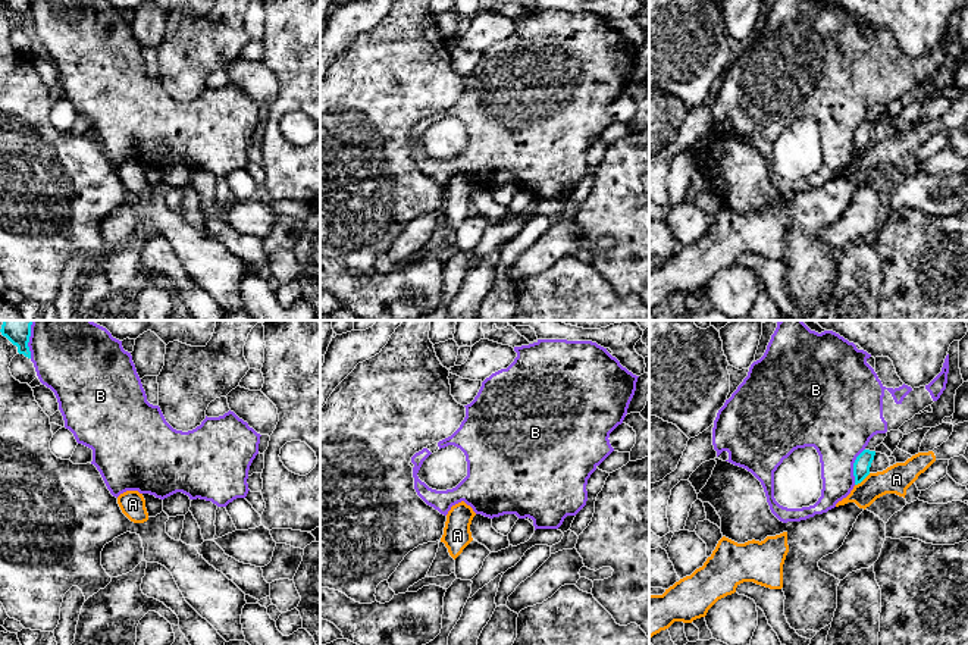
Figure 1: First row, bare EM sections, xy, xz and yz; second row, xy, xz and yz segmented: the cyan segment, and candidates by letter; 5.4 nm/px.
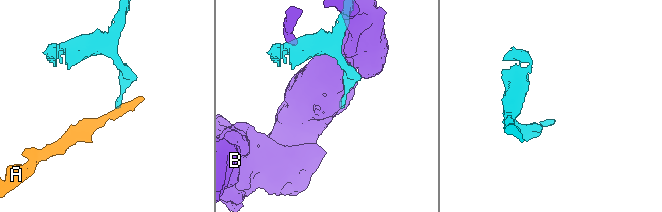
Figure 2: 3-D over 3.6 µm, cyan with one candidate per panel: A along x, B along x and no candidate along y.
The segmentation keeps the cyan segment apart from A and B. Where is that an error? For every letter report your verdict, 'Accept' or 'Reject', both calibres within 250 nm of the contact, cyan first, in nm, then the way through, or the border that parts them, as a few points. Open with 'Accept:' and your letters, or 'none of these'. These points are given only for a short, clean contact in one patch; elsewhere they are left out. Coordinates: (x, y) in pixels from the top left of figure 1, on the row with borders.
Accept: none of these
A: Reject. Thickness 100 nm (cyan) against 160 nm. Boundary: yz (870, 473), (855, 485)
B: Reject. Thickness 100 nm (cyan) against 380 nm

